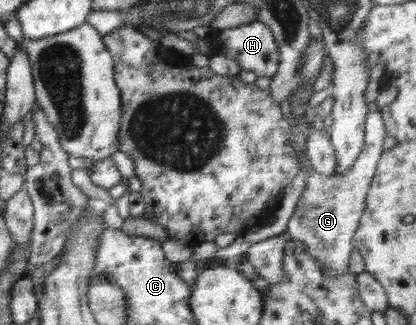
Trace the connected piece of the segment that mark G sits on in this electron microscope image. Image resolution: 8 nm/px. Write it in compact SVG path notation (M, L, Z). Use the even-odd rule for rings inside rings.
M373 106L364 122L364 150L361 152L351 170L345 174L332 177L317 174L312 166L308 176L308 184L294 208L288 221L286 232L291 239L300 240L306 247L306 253L318 259L330 271L330 275L342 275L349 272L350 256L353 249L353 236L358 228L358 222L366 208L366 194L370 189L378 161L384 152L386 128L380 110Z

